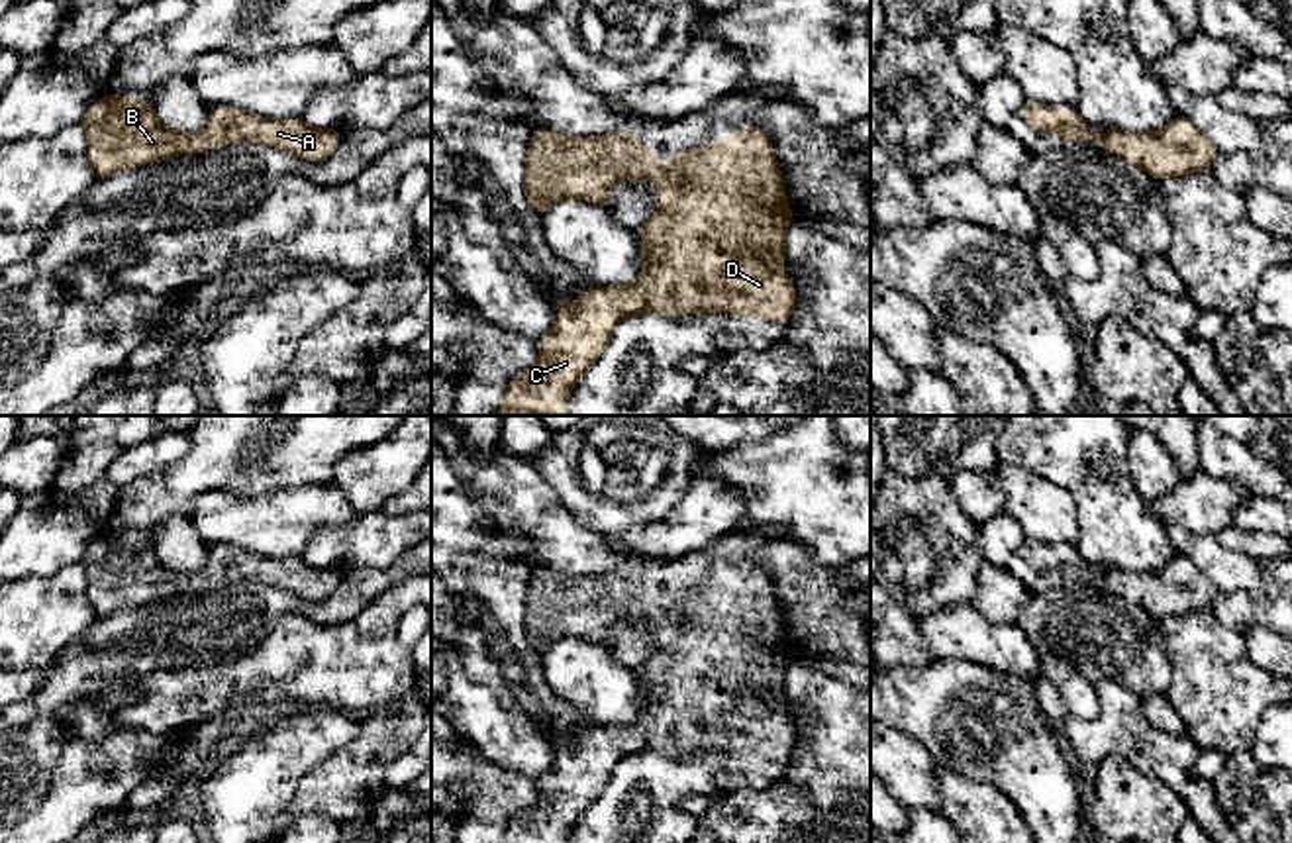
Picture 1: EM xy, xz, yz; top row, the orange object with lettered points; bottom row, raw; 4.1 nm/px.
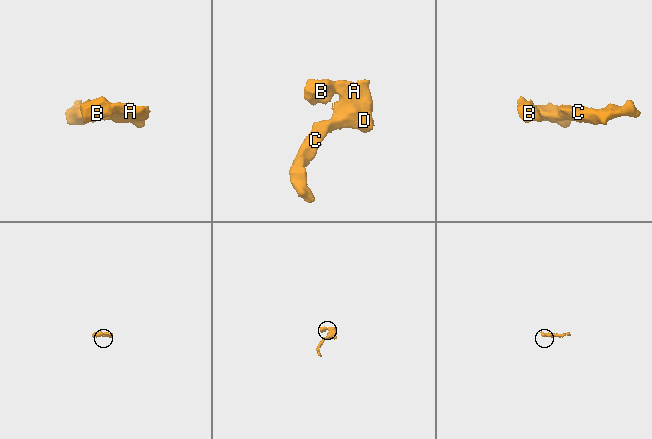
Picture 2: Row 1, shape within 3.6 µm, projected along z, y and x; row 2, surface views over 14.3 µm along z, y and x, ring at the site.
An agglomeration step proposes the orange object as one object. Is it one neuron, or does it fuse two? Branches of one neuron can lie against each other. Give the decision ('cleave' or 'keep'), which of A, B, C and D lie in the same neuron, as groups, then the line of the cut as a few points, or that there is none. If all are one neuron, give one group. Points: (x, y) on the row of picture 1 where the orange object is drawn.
keep; groups A B C D; cut none

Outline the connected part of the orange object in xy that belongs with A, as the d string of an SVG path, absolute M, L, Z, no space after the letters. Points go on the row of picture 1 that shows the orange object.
M108 94L92 104L80 125L96 178L235 141L255 141L306 161L325 161L343 137L337 129L316 129L298 118L265 120L233 106L208 112L208 133L180 133L159 124L149 100L122 94Z

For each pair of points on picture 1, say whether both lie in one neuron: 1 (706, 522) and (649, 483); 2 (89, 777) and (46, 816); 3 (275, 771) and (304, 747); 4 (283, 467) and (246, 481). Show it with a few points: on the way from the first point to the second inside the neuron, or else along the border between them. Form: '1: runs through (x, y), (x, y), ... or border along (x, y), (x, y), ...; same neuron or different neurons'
1: border along (695, 469), (677, 504), (661, 520), (642, 528); different neurons
2: runs through (79, 787), (55, 810); same neuron
3: runs through (283, 763), (297, 749); same neuron
4: runs through (273, 467), (259, 467), (255, 471); same neuron

